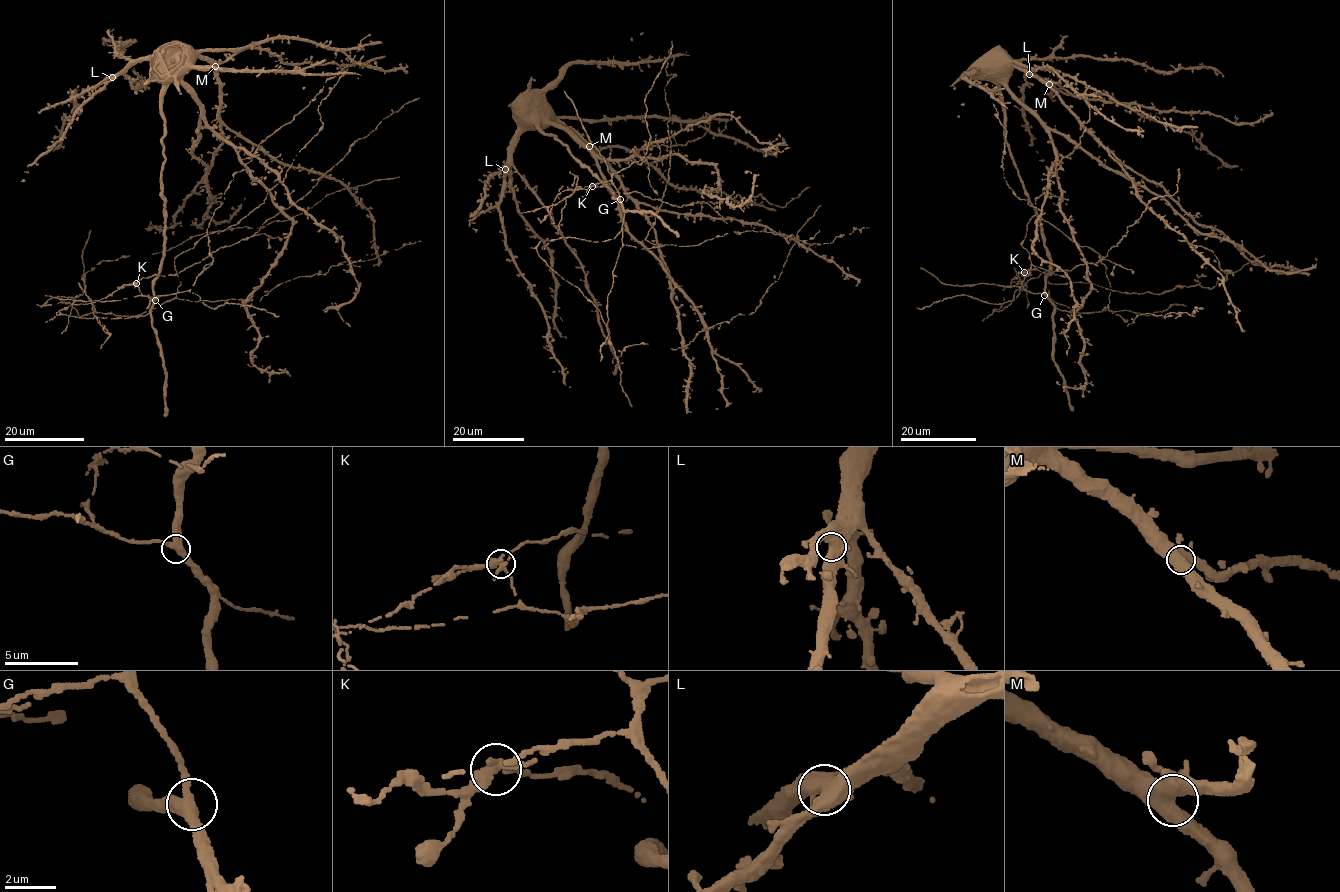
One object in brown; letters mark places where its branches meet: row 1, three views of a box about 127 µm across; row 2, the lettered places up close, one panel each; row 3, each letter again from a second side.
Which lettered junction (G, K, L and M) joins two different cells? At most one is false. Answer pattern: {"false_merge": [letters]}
{"false_merge": ["K"]}

